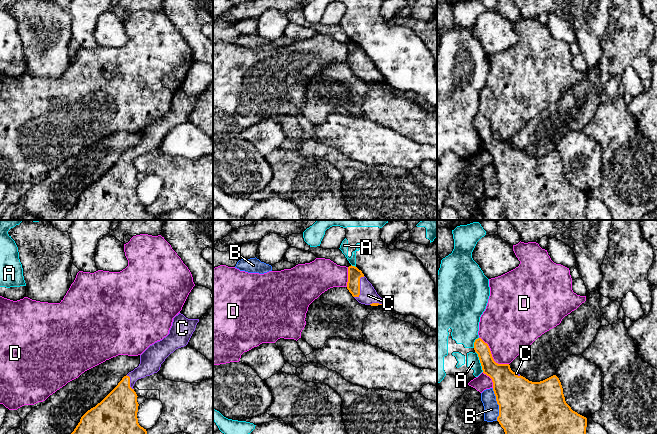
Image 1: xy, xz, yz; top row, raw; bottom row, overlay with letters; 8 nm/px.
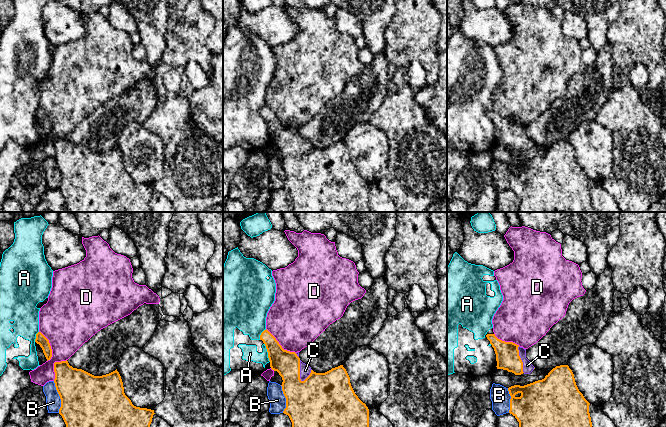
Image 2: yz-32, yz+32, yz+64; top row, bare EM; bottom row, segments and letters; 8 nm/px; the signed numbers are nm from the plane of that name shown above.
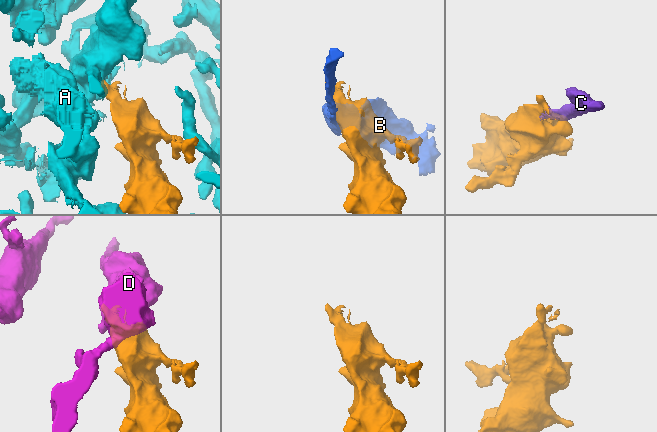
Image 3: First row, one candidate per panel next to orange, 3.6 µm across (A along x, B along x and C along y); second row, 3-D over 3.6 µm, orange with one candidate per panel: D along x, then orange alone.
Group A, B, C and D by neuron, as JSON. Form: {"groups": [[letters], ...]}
{"groups": [["A"], ["B"], ["C"], ["D"]]}

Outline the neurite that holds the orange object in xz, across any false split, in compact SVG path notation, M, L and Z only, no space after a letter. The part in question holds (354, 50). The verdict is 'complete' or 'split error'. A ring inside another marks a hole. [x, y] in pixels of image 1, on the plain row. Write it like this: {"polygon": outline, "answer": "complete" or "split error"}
{"polygon": "M352 41L348 43L347 65L361 80L371 82L385 81L383 75L377 70L362 47Z", "answer": "split error"}

